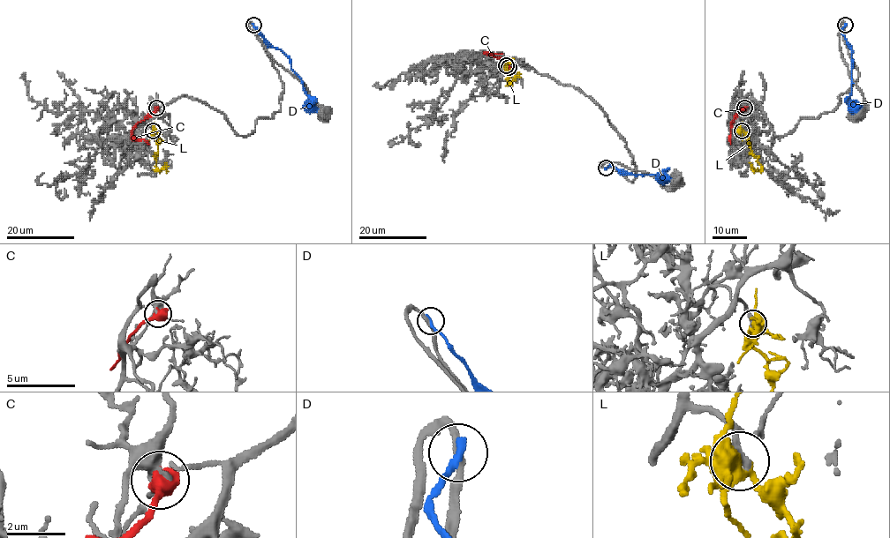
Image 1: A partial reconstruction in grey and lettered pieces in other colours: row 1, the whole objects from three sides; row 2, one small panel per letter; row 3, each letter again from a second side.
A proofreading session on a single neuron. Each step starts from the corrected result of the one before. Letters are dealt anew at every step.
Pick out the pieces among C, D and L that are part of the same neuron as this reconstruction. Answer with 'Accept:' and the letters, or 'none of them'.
Accept: L

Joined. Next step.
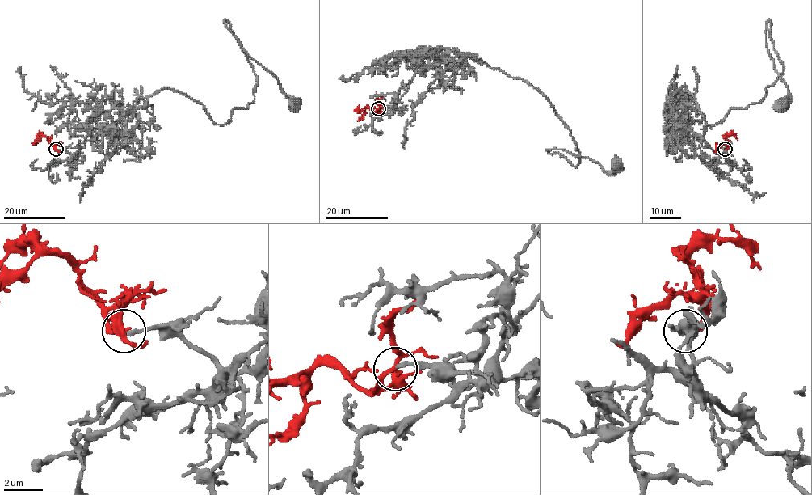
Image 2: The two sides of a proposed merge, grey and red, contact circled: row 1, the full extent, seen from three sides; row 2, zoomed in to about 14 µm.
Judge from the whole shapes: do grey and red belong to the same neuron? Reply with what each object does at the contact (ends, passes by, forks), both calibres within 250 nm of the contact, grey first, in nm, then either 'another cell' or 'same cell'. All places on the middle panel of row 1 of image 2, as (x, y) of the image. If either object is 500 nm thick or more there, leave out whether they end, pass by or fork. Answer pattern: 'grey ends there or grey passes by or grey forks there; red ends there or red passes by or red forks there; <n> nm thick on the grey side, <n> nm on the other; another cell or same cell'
grey ends there; red ends there; 190 nm thick on the grey side, 240 nm on the other; same cell

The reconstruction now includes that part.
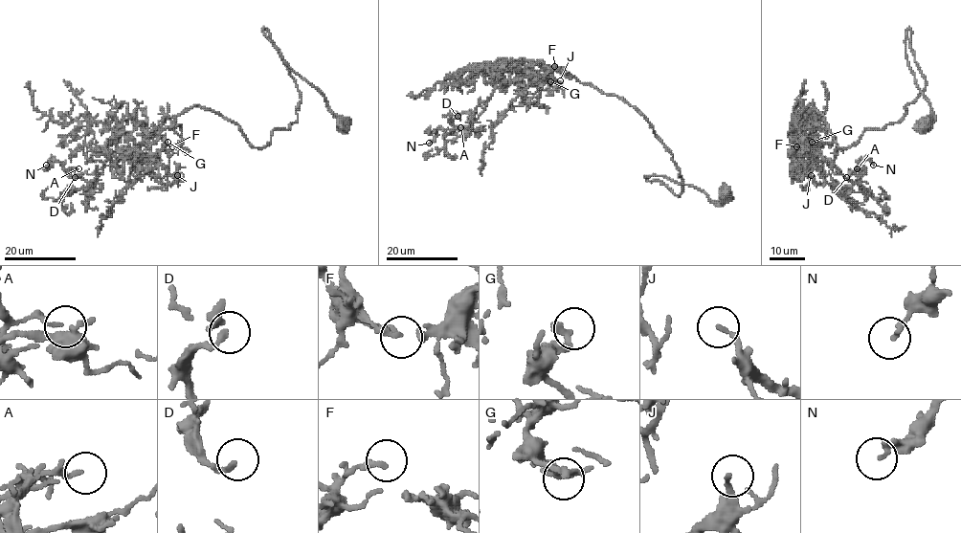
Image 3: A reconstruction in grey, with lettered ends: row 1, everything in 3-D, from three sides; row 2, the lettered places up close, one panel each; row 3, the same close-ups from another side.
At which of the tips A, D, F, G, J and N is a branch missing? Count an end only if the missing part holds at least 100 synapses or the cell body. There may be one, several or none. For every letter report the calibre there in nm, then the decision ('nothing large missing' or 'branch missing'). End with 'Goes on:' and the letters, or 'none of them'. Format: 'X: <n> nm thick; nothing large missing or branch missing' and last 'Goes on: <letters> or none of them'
A: 90 nm thick; nothing large missing
D: 190 nm thick; nothing large missing
F: 200 nm thick; nothing large missing
G: 260 nm thick; nothing large missing
J: 160 nm thick; nothing large missing
N: 180 nm thick; nothing large missing
Goes on: none of them

